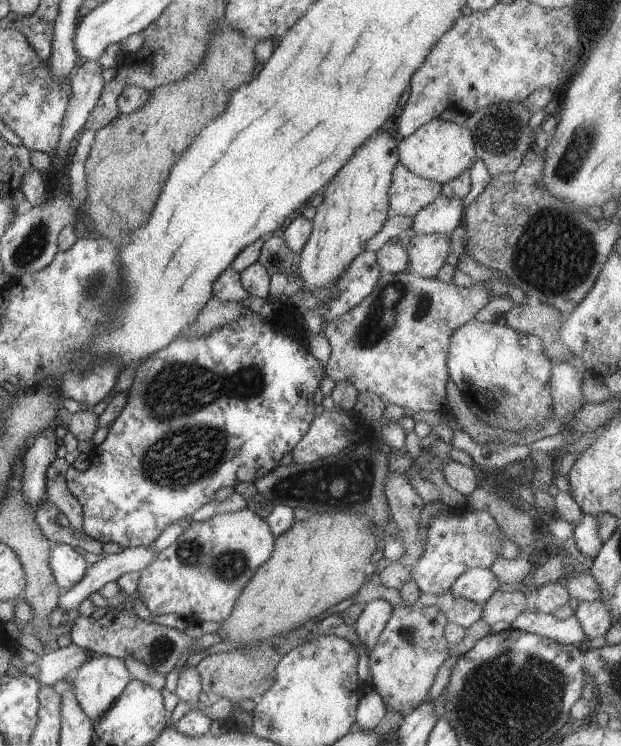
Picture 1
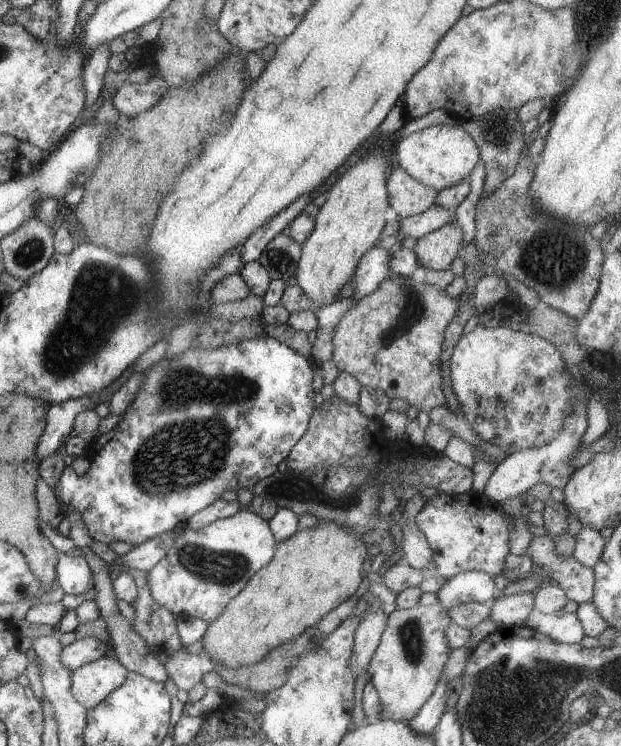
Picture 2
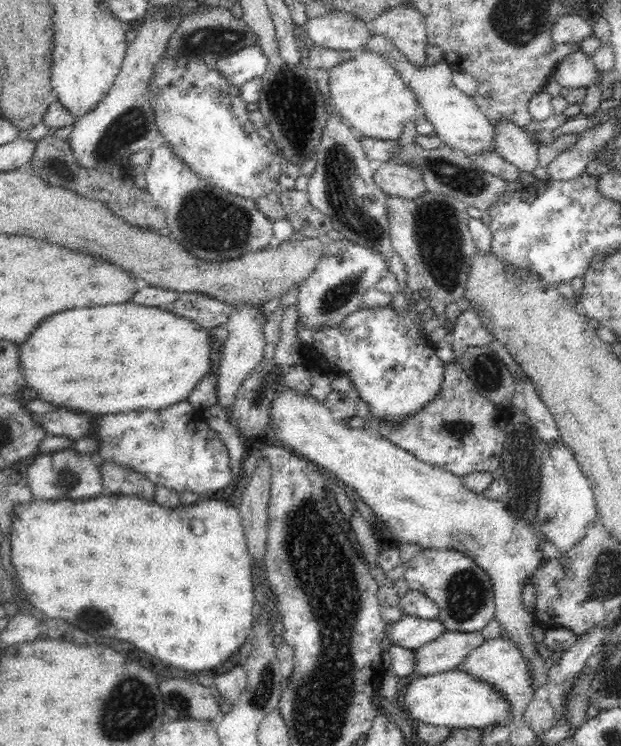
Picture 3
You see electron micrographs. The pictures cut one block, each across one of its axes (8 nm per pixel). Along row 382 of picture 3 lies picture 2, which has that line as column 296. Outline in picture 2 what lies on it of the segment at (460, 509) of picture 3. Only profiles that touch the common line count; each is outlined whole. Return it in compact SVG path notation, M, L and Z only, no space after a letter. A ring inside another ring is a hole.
M374 146L368 154L364 154L364 156L356 157L355 160L352 160L348 165L342 169L335 178L326 186L325 188L329 190L330 197L320 208L318 214L315 216L315 225L311 235L303 242L302 250L301 250L301 259L299 260L297 266L297 273L294 276L293 281L302 289L302 292L306 295L306 298L309 298L311 301L314 301L316 304L319 304L320 307L324 307L325 305L331 305L333 302L337 301L338 294L340 294L340 290L344 288L344 284L348 282L348 280L352 279L354 273L356 272L356 267L360 262L360 259L368 250L372 247L378 245L379 238L381 236L381 232L384 226L387 224L386 220L384 219L384 212L388 210L389 200L388 200L388 193L387 193L387 184L386 179L388 178L388 163L390 159L390 155L393 152L393 148L390 147L380 147Z

